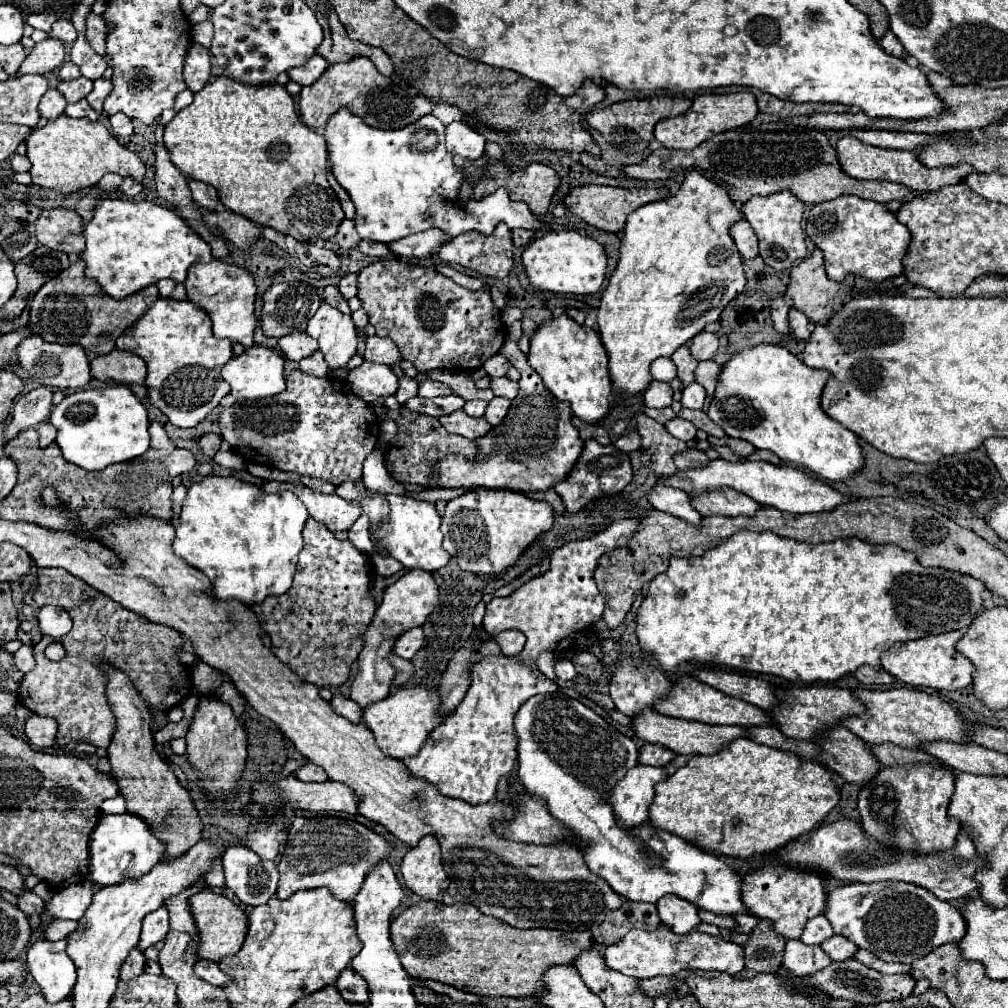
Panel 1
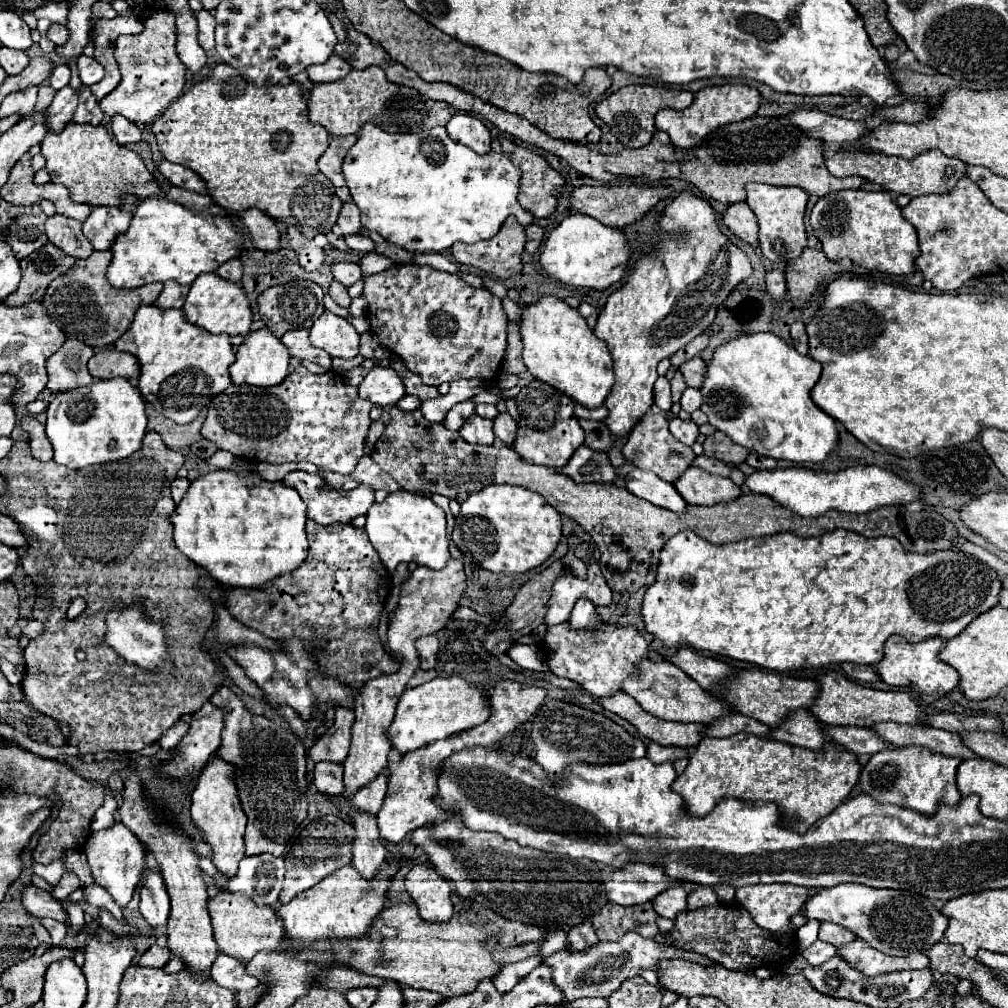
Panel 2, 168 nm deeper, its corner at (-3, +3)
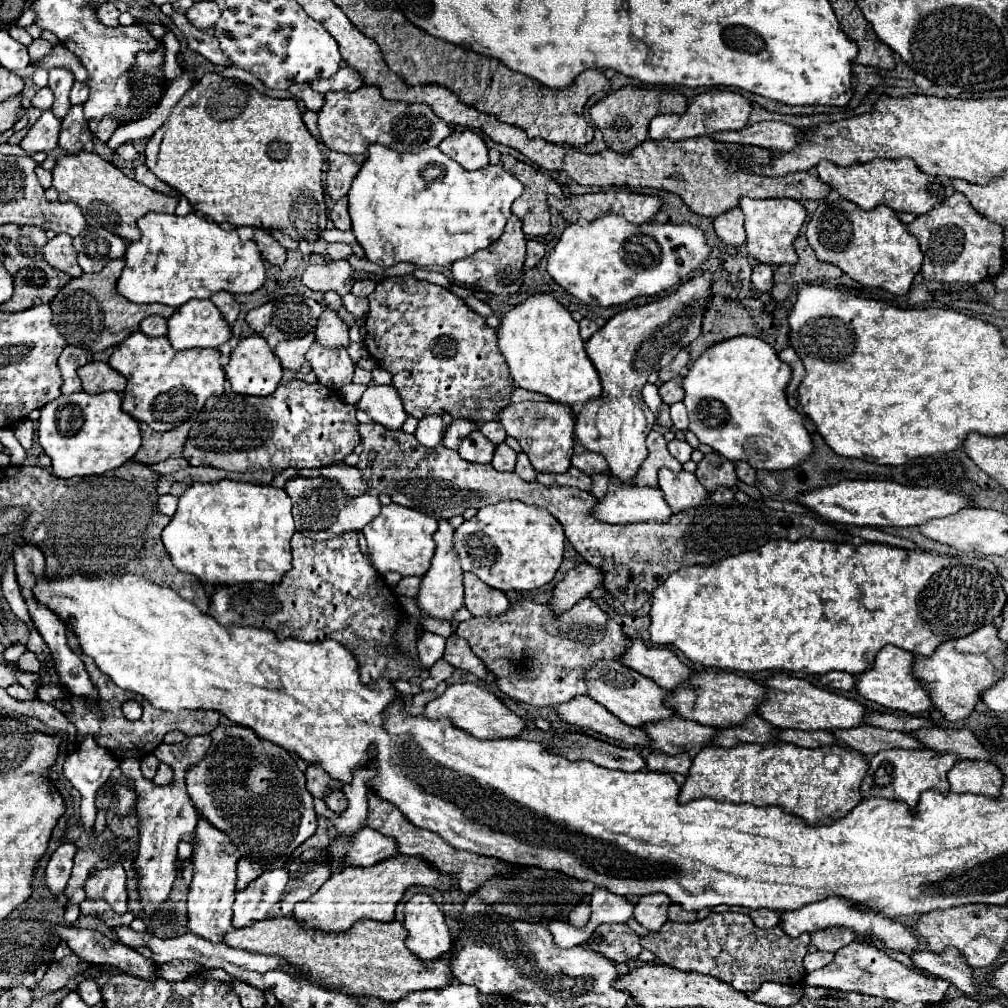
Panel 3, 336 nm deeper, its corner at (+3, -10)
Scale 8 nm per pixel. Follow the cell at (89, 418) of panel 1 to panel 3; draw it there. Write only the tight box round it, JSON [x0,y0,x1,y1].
[37,392,141,478]

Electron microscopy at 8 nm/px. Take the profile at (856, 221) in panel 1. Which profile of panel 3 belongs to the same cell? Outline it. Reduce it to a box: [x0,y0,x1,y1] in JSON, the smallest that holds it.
[807,190,923,294]

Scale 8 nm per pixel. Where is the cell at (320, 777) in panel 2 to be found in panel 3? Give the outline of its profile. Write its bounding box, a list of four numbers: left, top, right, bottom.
[325,792,347,812]

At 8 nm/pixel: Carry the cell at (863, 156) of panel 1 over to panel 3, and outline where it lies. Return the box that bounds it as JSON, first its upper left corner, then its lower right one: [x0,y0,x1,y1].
[817,158,955,214]

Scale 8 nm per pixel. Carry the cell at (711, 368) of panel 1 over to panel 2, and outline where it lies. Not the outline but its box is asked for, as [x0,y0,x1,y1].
[679,357,707,389]

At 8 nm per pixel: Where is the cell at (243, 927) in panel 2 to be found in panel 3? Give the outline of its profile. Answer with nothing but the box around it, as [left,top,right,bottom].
[223,916,451,1000]

